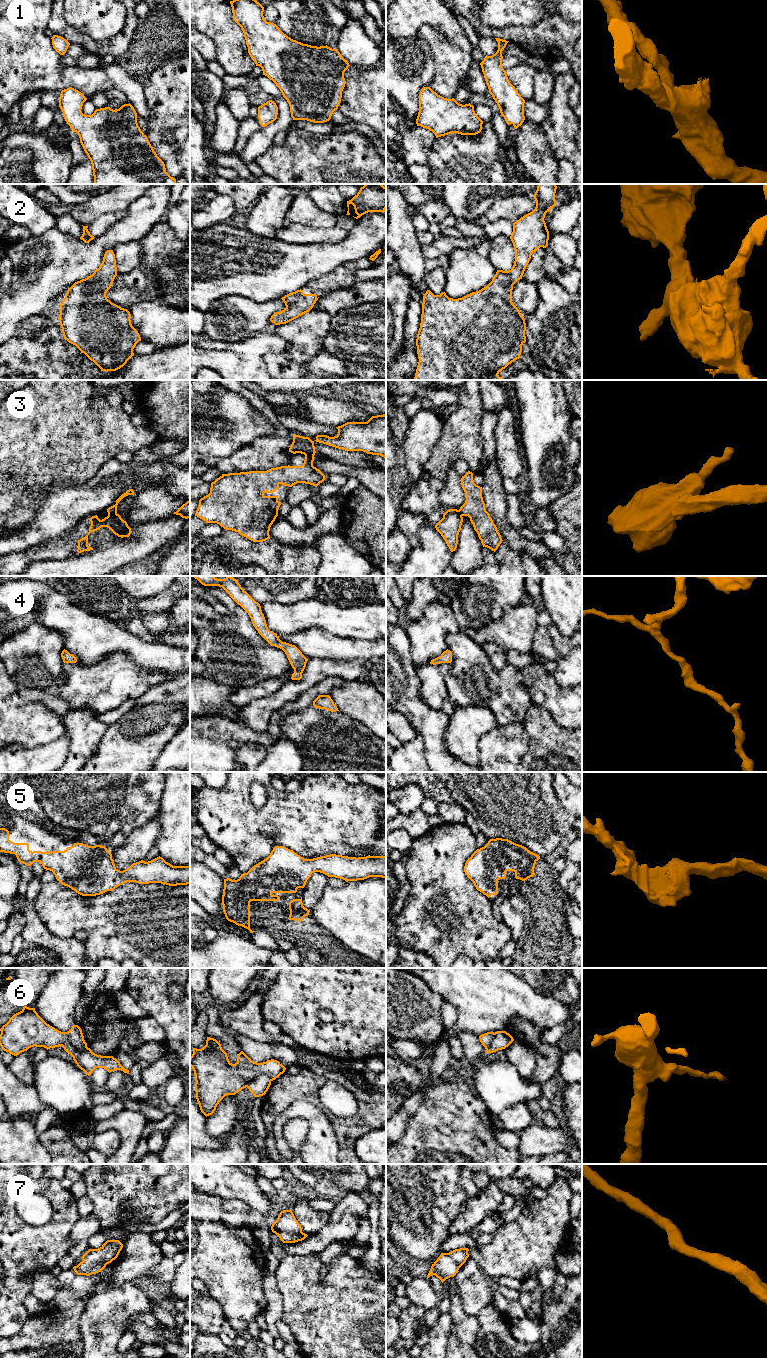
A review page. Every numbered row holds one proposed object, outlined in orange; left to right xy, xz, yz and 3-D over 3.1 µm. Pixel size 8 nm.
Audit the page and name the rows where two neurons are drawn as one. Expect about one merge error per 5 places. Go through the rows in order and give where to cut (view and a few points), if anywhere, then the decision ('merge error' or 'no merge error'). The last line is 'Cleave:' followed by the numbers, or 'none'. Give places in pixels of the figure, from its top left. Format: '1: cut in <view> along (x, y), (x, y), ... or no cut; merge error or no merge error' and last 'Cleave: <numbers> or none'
1: no cut; no merge error
2: no cut; no merge error
3: cut in xy along (116, 511), (108, 514); merge error
4: no cut; no merge error
5: no cut; no merge error
6: cut in xz along (271, 1079), (264, 1074), (260, 1074), (245, 1086); merge error
7: no cut; no merge error
Cleave: 3, 6

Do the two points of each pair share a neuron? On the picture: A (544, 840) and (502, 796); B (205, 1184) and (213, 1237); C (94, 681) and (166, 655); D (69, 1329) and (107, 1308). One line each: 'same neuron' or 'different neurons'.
A: same neuron
B: different neurons
C: different neurons
D: different neurons

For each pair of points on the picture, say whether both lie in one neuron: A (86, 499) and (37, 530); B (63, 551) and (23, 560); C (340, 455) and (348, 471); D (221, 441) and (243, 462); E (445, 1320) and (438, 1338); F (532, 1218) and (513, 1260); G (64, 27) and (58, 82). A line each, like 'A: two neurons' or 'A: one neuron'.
A: one neuron
B: one neuron
C: two neurons
D: two neurons
E: one neuron
F: one neuron
G: two neurons

